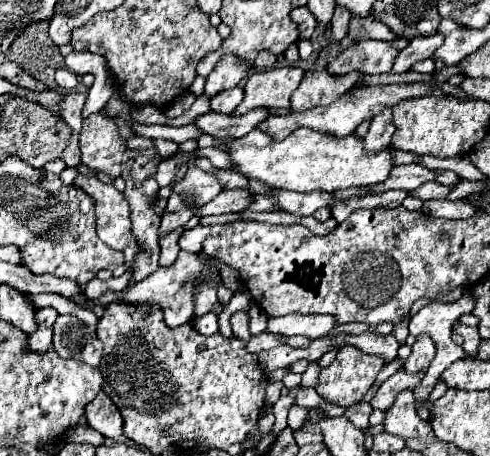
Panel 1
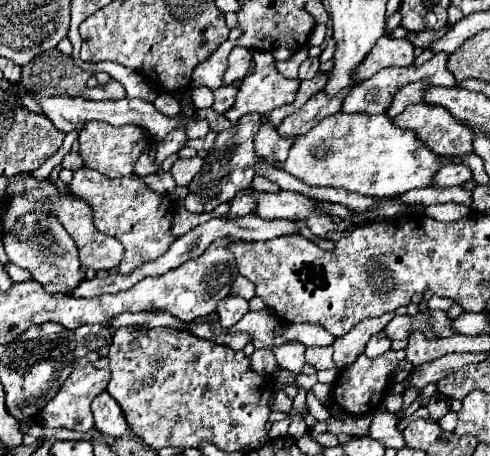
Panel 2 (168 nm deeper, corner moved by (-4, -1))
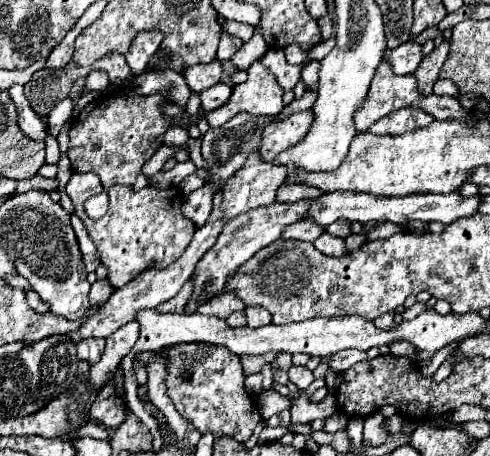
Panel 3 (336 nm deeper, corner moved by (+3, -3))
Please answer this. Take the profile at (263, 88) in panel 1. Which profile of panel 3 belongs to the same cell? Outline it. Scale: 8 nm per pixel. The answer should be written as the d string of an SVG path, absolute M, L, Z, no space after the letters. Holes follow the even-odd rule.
M254 62L248 68L248 80L234 86L230 100L206 114L208 124L210 128L220 128L242 110L250 114L276 116L284 108L282 94L284 90L276 82L274 74L260 62Z

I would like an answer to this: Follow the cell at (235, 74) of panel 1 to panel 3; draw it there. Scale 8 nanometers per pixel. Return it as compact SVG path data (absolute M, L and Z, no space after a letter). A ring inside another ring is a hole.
M222 32L222 38L220 38L220 44L218 44L218 60L230 60L242 46L244 42L236 36L230 36L228 32Z

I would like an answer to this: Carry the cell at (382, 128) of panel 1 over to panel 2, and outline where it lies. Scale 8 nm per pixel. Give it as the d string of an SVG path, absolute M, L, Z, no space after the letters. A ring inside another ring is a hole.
M425 80L403 86L403 88L395 94L393 104L391 104L391 108L387 110L387 116L389 116L389 118L395 118L395 116L397 116L397 114L401 114L409 104L423 102L423 92L425 92L429 86L431 86L431 84L429 84L429 82L425 82Z

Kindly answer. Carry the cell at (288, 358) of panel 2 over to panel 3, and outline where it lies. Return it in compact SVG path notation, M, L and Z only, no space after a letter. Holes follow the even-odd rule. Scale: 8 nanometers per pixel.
M290 366L290 370L288 370L288 376L290 376L290 380L298 386L298 390L304 390L304 388L308 388L310 384L312 384L312 380L314 380L314 376L312 376L312 372L306 368L306 366Z

